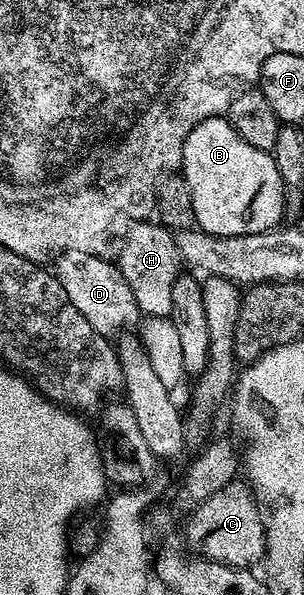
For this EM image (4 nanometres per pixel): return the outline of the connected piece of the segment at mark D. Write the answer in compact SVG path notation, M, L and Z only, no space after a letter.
M61 254L56 257L57 260L57 268L55 267L55 275L57 280L63 286L63 290L67 290L67 298L71 298L71 306L75 306L75 310L79 310L79 314L83 314L83 318L87 318L87 322L91 322L91 326L93 327L94 332L98 332L100 336L106 338L113 338L116 337L118 334L116 332L121 332L124 328L129 328L138 323L139 320L139 313L137 310L137 303L135 302L135 298L131 294L131 286L127 286L127 282L123 278L123 274L121 273L121 269L117 267L116 263L110 262L108 264L108 259L105 256L83 256L80 257L76 254Z

